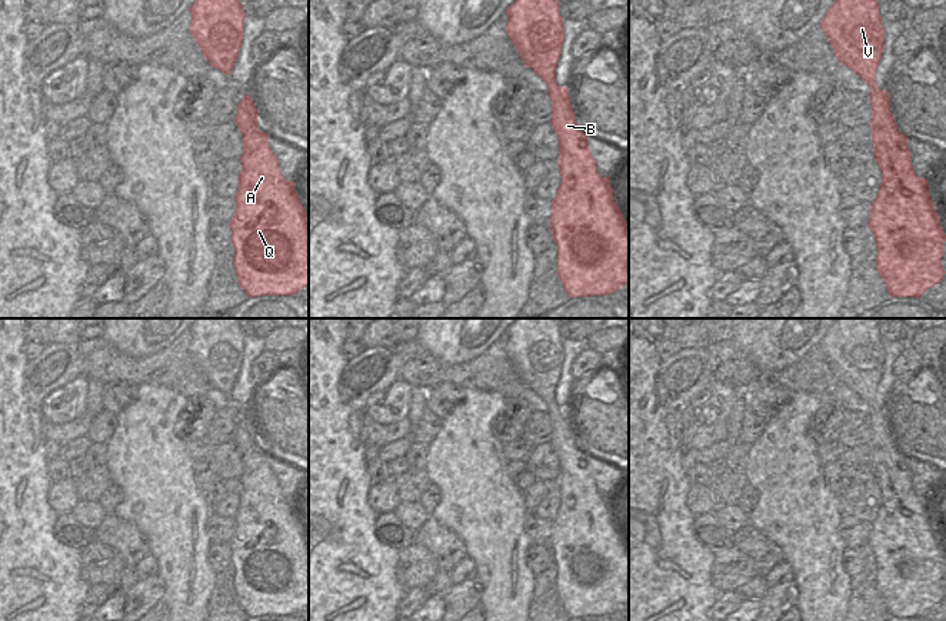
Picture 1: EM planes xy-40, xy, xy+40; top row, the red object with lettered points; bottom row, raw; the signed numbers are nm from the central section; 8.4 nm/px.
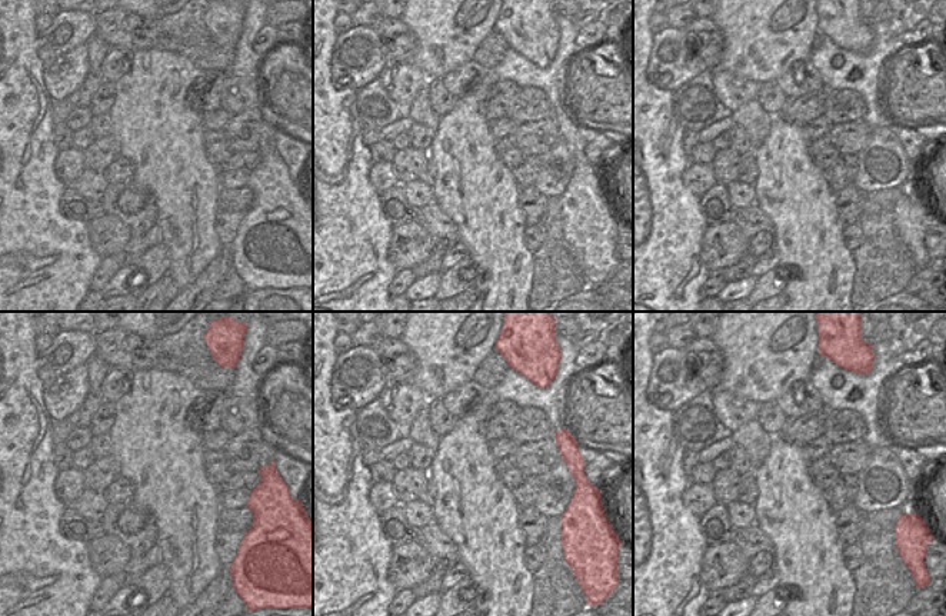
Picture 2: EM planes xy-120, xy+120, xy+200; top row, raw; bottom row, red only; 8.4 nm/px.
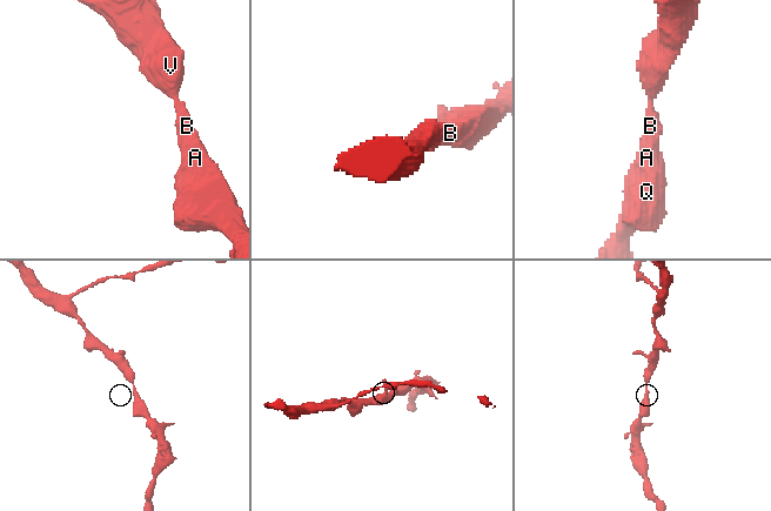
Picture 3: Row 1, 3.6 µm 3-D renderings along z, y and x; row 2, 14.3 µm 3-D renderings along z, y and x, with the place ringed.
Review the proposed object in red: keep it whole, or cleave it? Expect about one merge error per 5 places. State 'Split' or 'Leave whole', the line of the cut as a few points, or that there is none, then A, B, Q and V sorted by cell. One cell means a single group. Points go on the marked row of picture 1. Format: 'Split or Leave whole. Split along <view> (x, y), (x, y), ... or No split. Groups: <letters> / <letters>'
Leave whole. No split. Groups: A B Q V.

